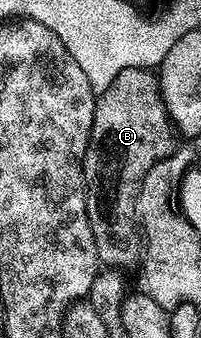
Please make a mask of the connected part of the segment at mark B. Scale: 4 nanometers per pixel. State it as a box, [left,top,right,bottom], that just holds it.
[84,68,178,268]

